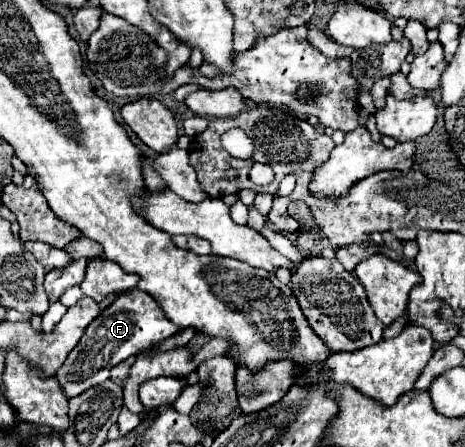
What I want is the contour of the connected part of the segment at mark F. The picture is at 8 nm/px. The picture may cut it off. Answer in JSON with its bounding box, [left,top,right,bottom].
[55,288,179,398]

